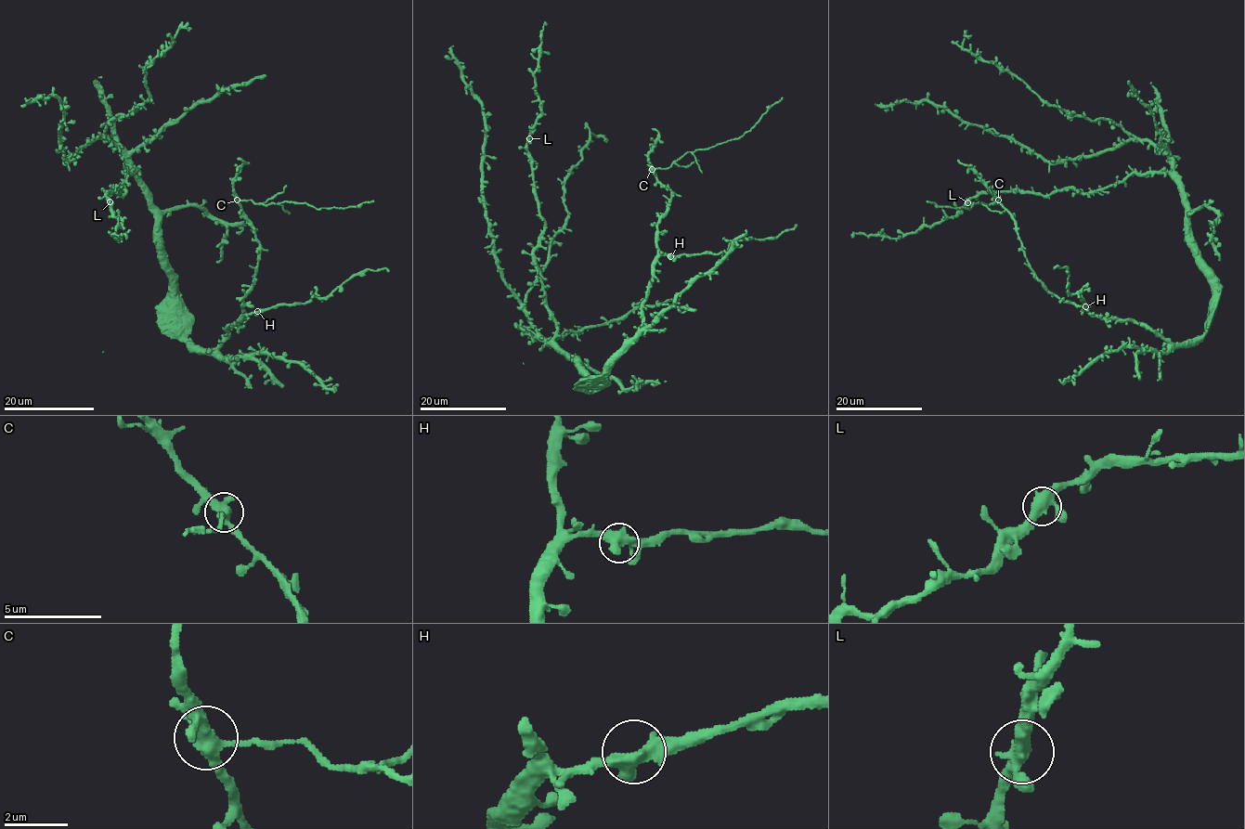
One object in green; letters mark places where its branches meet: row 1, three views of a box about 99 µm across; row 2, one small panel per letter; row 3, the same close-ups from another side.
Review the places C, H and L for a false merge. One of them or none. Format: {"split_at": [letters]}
{"split_at": ["C"]}

